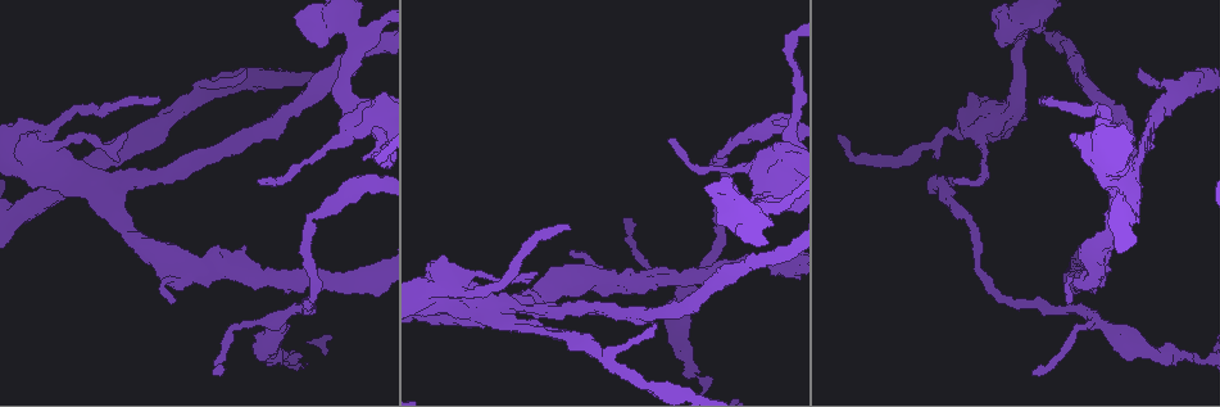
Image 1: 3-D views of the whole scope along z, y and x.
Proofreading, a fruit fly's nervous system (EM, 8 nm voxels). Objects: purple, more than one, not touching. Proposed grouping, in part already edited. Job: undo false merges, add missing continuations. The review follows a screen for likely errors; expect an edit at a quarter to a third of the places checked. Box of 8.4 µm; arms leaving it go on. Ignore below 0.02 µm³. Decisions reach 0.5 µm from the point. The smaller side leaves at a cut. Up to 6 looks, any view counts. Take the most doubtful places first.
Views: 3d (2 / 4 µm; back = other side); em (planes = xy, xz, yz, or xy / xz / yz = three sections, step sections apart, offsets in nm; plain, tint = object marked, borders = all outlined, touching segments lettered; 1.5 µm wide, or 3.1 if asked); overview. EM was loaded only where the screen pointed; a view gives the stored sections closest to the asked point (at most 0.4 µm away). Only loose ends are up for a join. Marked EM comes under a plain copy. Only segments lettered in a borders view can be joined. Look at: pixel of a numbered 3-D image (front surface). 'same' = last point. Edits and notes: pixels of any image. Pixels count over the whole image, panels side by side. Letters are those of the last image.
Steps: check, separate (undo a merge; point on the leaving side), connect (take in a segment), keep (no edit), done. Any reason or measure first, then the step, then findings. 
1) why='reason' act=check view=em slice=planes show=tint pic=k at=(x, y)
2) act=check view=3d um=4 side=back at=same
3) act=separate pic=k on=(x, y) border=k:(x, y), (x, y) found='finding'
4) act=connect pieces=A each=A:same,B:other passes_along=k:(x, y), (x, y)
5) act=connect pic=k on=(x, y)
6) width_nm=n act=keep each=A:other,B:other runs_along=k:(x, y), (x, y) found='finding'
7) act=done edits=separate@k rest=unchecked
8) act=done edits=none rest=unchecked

why='free end' act=check view=3d um=2 pic=1 at=(1035, 374)

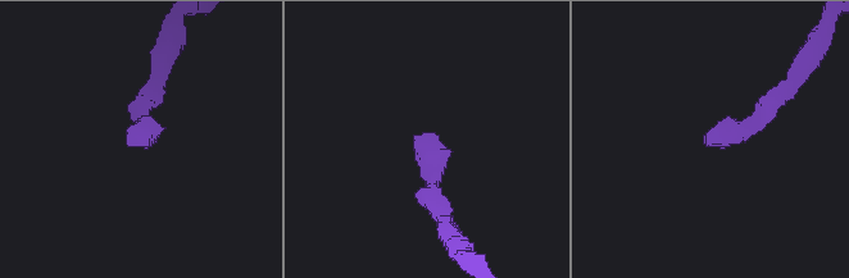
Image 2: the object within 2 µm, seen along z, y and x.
act=check view=em slice=yz step=4 show=borders pic=2 at=(709, 146)

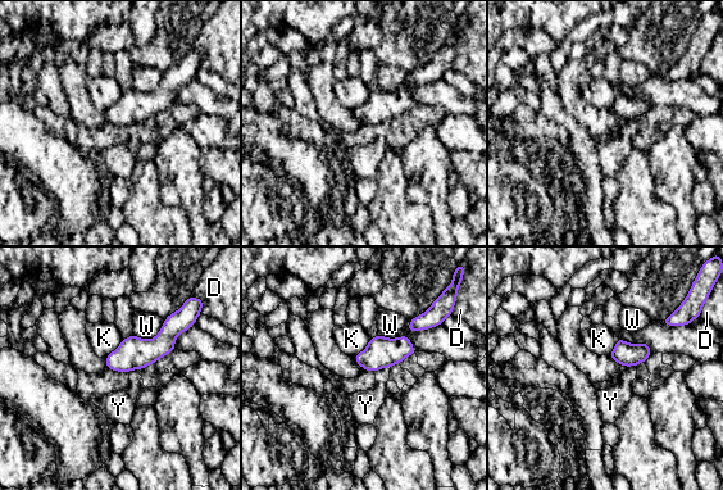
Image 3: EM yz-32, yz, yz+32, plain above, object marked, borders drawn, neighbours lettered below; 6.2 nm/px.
act=check view=em slice=planes show=borders at=same

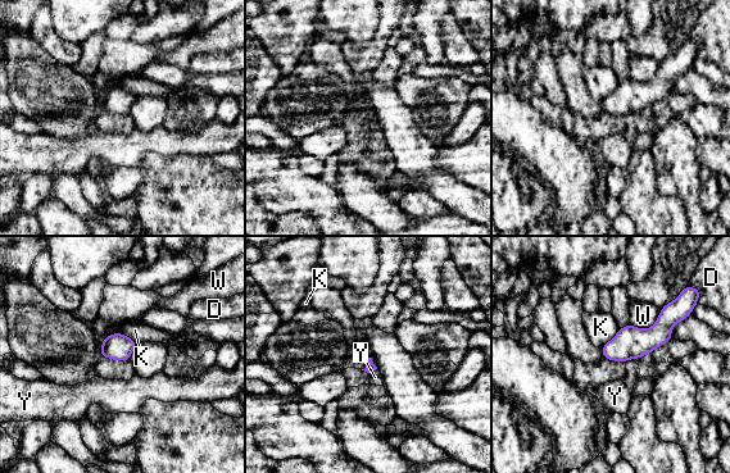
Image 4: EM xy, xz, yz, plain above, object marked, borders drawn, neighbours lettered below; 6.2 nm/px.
longest_contact=W:220nm act=keep each=D:other,K:other,W:other,Y:other border=4:(107, 335), (125, 333), (137, 342) found='no lettered segment goes on from it'

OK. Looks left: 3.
why='thin end' act=check view=em slice=planes show=borders pic=1 at=(953, 180)

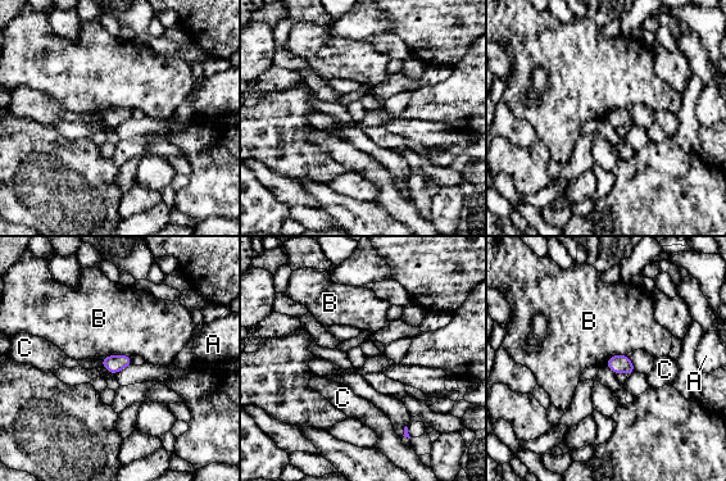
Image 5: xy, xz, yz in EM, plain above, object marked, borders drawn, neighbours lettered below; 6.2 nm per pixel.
act=keep each=A:other,B:other,C:other border=5:(131, 355), (105, 355), (100, 359) found='none of them fits'

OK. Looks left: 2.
why='thin end' act=check view=em slice=yz step=8 show=borders pic=1 at=(245, 72)

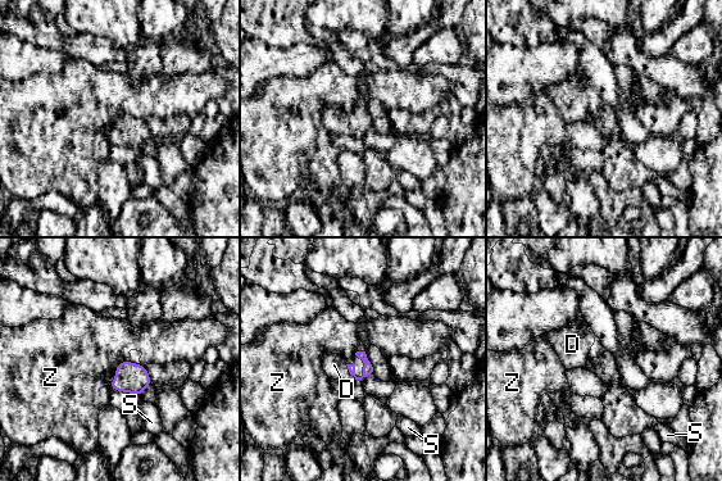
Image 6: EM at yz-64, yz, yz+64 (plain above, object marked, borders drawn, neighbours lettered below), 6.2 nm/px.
longest_contact=Z:200nm act=connect pieces=D each=D:same,S:other,Z:other found='it goes on there'

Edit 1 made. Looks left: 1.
act=done edits=connect@6 rest=unchecked

